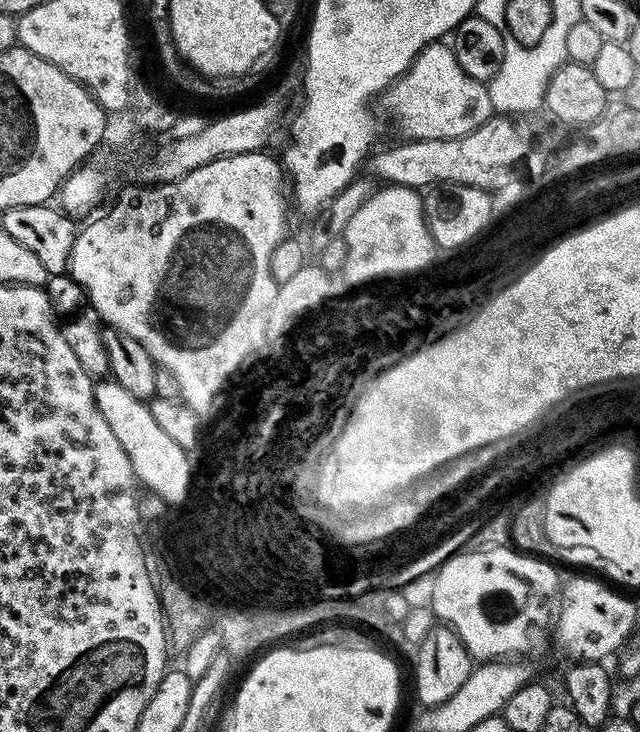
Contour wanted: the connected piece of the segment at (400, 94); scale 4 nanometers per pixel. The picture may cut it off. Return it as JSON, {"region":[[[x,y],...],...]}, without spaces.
{"region":[[[447,43],[427,44],[414,58],[412,65],[399,78],[389,84],[383,93],[382,101],[388,107],[388,116],[396,123],[401,137],[410,140],[445,140],[446,138],[462,138],[470,134],[478,126],[492,119],[494,109],[488,93],[488,84],[482,80],[470,78],[460,66],[456,55]]]}

